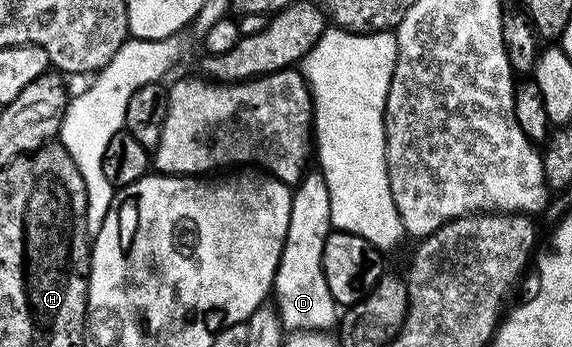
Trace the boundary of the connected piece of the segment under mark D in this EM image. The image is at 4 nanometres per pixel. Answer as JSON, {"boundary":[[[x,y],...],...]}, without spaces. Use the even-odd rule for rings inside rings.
{"boundary":[[[309,170],[292,194],[290,226],[273,284],[272,296],[285,331],[329,331],[337,325],[338,305],[330,294],[321,264],[324,244],[331,231],[330,190],[326,190],[326,178],[319,170]]]}

